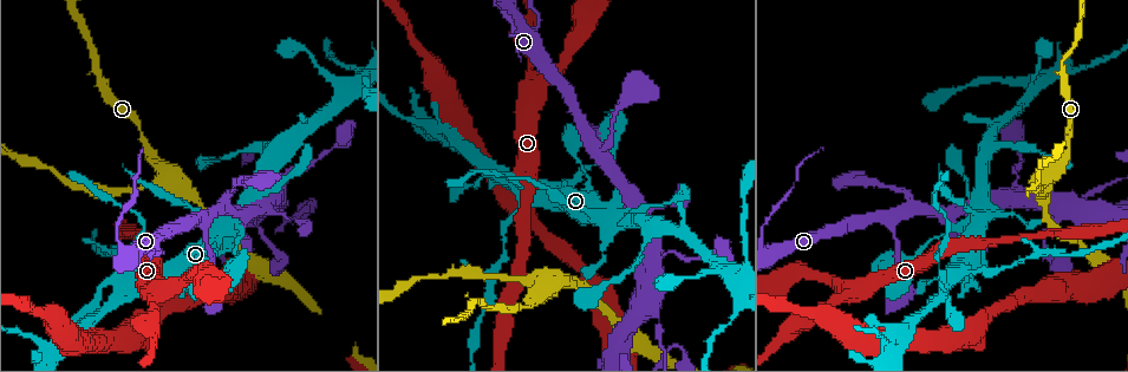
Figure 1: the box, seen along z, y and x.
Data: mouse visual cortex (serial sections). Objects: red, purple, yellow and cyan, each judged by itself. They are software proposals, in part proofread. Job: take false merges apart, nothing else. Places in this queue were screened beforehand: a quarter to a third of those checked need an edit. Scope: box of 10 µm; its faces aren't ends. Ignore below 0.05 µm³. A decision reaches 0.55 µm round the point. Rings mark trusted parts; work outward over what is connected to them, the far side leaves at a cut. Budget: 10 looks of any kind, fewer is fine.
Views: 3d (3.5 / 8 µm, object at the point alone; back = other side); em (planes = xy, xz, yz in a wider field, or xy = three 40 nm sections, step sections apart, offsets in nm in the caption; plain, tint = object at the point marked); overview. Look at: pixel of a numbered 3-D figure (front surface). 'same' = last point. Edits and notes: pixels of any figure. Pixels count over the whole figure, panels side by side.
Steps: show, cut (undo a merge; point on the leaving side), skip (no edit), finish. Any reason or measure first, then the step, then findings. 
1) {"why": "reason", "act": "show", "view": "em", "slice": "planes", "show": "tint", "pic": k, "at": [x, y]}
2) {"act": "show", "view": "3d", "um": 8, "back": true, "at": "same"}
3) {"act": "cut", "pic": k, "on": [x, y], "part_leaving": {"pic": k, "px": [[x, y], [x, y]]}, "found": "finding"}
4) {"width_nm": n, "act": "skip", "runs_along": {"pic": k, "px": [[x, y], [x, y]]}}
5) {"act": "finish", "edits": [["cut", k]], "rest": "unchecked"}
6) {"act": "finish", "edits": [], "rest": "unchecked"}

{"why": "two arms in line, one across", "act": "show", "view": "3d", "um": 8, "pic": 1, "at": [167, 289]}

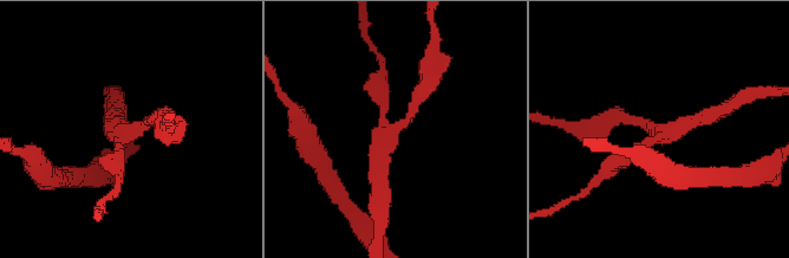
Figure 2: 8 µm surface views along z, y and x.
{"act": "show", "view": "3d", "um": 3.5, "at": "same"}

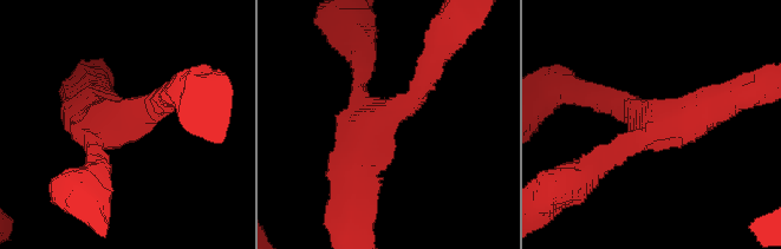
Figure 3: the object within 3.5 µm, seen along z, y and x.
{"arms": 3, "arm_widths_nm": [250, 300, 450], "why": "need the tissue", "act": "show", "view": "em", "slice": "xy", "step": 5, "show": "tint", "pic": 3, "at": [384, 116]}

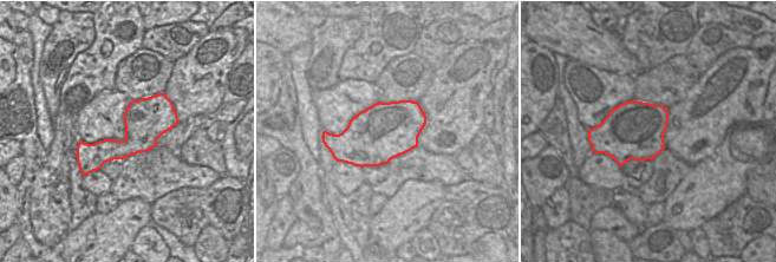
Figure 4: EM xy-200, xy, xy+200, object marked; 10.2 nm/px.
{"act": "skip", "found": "continuous, no second cell"}

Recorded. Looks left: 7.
{"why": "four-way junction", "act": "show", "view": "3d", "um": 3.5, "pic": 1, "at": [962, 273]}

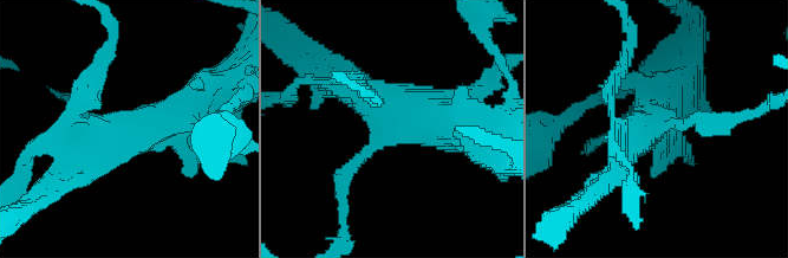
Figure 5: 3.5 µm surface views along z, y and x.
{"why": "shape alone is not enough", "act": "show", "view": "em", "slice": "planes", "show": "plain", "pic": 5, "at": [655, 125]}

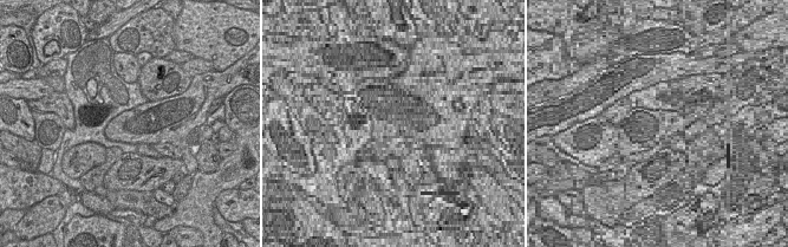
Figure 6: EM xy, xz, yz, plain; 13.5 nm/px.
{"act": "show", "view": "em", "slice": "planes", "show": "tint", "at": "same"}

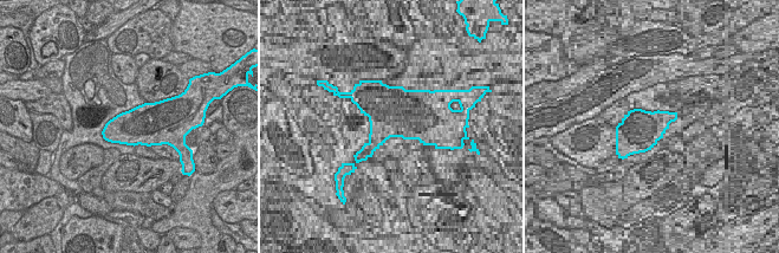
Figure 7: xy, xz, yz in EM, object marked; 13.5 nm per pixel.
{"act": "cut", "pic": 5, "on": [722, 128], "part_leaving": {"pic": 5, "px": [[688, 124], [744, 117], [772, 100]]}, "found": "two cells meet here"}

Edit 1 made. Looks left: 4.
{"why": "thick turns thin", "act": "show", "view": "3d", "um": 8, "pic": 1, "at": [541, 296]}

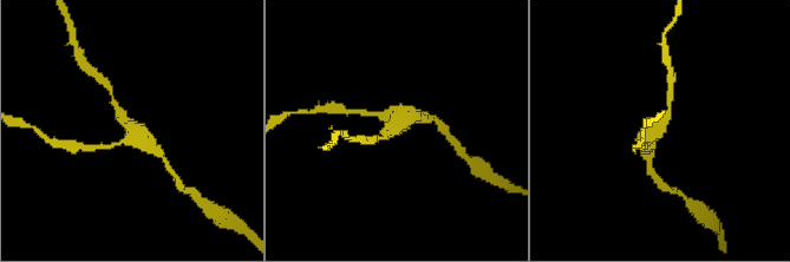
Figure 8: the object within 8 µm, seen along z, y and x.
{"why": "zoom in", "act": "show", "view": "3d", "um": 3.5, "at": "same"}

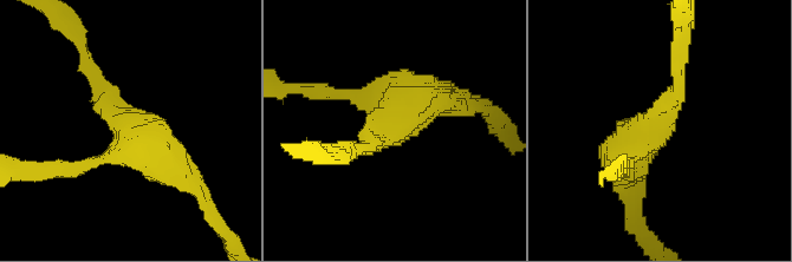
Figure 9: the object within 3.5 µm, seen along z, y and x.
{"act": "cut", "pic": 9, "on": [60, 164], "part_leaving": {"pic": 9, "px": [[116, 148], [76, 169], [28, 169]]}, "found": "two cells meet here"}

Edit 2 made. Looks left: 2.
{"act": "finish", "edits": [["cut", 5], ["cut", 9]], "rest": "unchecked"}

